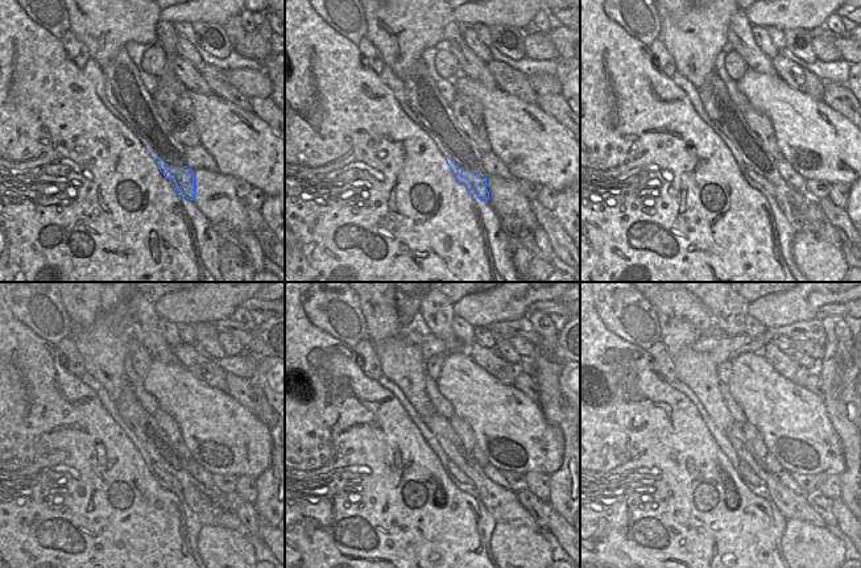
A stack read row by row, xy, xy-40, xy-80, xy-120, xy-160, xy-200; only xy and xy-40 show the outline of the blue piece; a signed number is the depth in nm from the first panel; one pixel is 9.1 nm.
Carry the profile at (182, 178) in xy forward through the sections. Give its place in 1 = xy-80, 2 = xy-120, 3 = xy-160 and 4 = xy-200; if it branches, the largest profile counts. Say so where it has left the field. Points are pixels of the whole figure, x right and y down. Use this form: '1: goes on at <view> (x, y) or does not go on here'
1: goes on at xy-80 (754, 179)
2: goes on at xy-120 (162, 477)
3: goes on at xy-160 (455, 475)
4: goes on at xy-200 (745, 472)

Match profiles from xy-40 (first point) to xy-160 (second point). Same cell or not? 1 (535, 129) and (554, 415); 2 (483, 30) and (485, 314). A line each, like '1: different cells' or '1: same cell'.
1: different cells
2: different cells

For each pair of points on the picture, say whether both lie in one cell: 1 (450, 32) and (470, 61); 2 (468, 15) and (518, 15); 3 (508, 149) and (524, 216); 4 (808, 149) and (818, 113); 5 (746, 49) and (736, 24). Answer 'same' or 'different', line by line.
1: same
2: same
3: different
4: same
5: same

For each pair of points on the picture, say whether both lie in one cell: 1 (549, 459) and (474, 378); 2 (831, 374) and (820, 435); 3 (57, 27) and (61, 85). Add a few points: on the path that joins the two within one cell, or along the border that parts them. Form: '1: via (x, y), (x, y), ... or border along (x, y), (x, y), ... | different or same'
1: via (529, 439), (488, 398) | same
2: border along (822, 397), (826, 413), (837, 436) | different
3: border along (32, 21), (59, 40) | different

